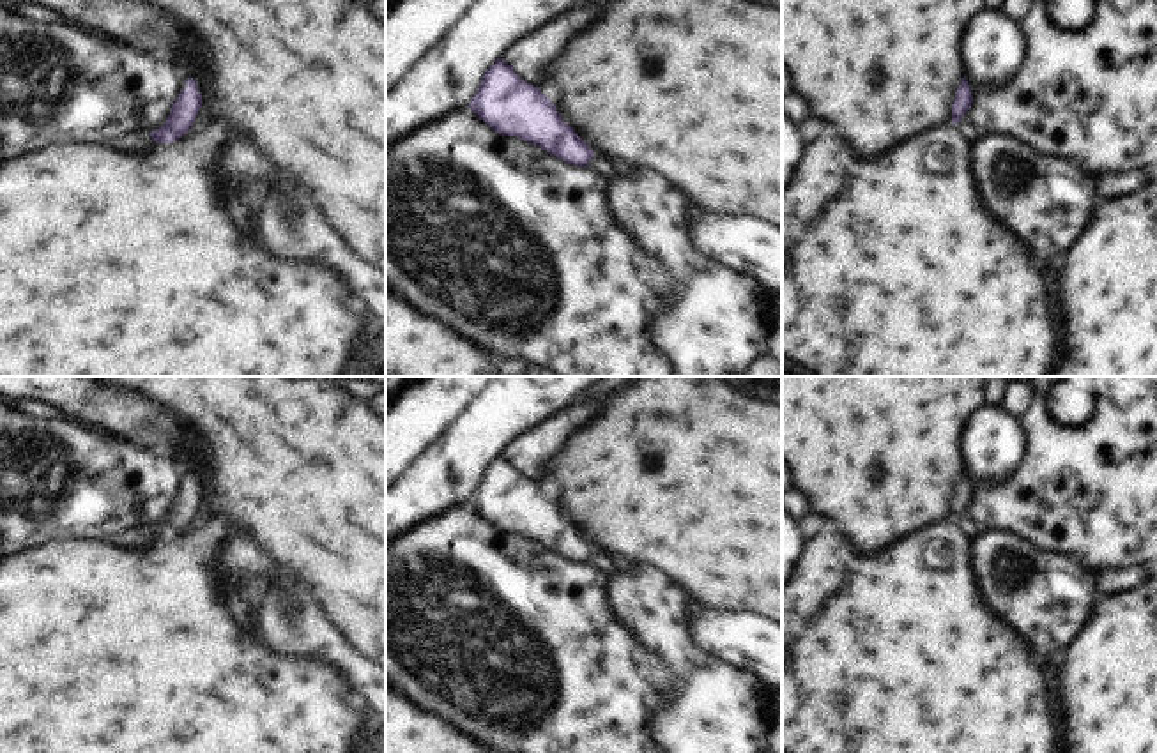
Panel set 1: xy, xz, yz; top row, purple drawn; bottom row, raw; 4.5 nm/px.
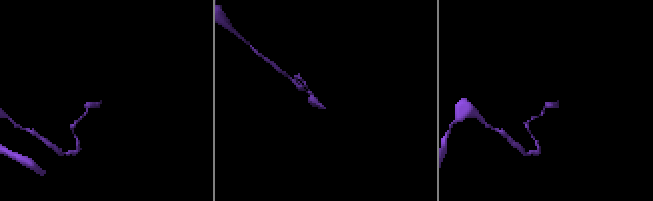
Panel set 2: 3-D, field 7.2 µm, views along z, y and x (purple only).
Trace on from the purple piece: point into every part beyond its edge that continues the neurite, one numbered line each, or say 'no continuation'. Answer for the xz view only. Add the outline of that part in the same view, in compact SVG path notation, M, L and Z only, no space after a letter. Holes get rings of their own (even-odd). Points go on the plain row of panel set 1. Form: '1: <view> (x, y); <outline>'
no continuation

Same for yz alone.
no continuation

